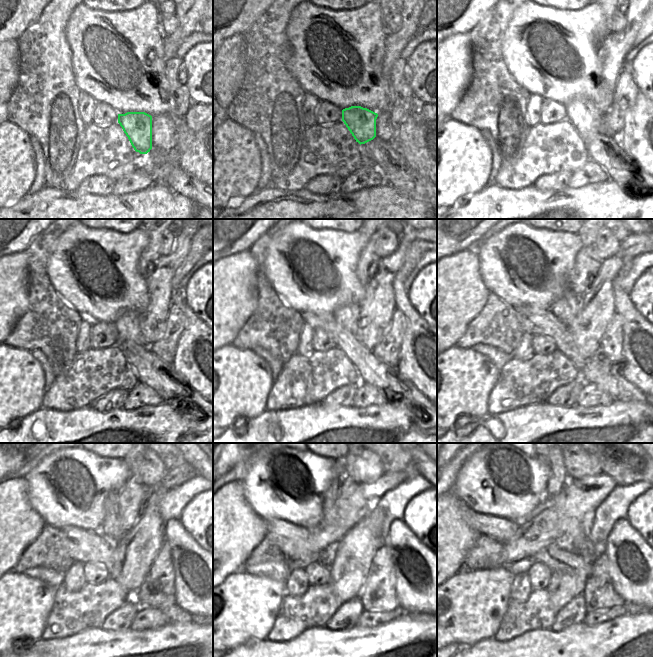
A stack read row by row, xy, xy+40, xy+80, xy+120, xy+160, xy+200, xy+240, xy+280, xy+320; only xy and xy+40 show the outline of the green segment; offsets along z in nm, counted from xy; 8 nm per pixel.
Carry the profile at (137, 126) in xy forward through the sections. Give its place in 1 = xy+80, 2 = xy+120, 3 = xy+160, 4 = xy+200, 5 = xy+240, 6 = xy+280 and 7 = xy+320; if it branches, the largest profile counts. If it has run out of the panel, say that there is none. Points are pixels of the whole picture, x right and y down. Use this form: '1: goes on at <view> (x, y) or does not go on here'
1: goes on at xy+80 (583, 114)
2: goes on at xy+120 (127, 326)
3: goes on at xy+160 (347, 316)
4: goes on at xy+200 (565, 313)
5: goes on at xy+240 (109, 531)
6: goes on at xy+280 (331, 495)
7: goes on at xy+320 (558, 475)

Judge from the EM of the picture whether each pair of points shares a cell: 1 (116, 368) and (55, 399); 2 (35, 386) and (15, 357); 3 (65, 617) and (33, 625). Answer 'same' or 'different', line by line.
1: same
2: same
3: different

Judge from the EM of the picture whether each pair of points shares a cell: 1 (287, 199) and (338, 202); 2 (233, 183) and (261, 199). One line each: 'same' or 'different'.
1: same
2: different

